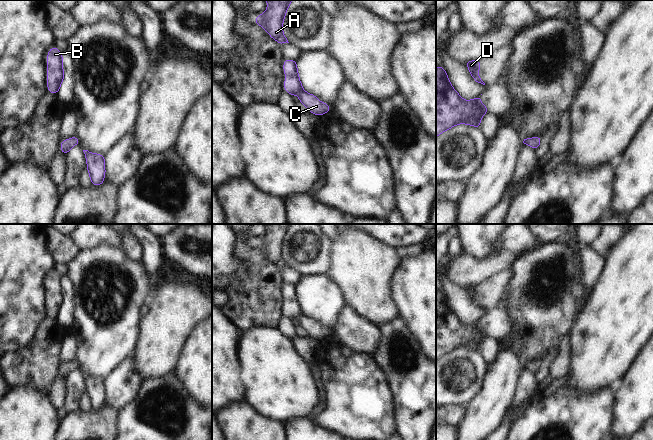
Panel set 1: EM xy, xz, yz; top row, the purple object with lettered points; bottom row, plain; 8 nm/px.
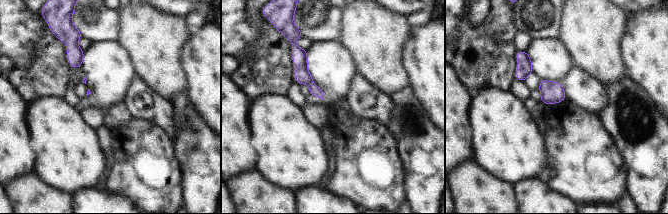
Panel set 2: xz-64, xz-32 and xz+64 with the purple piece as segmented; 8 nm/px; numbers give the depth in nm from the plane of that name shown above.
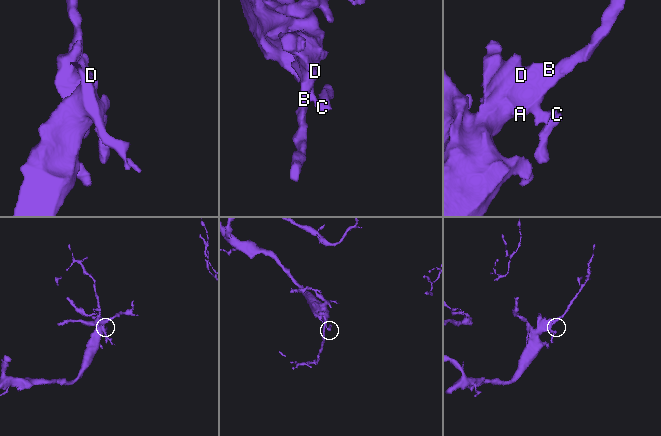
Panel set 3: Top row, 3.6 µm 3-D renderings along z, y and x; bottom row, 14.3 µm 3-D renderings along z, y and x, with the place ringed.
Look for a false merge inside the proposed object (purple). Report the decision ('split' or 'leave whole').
leave whole

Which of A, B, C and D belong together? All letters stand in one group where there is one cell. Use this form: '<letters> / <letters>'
A B C D

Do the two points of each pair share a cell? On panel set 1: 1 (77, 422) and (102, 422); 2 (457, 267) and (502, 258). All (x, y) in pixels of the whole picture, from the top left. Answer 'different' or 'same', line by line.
1: same
2: same

